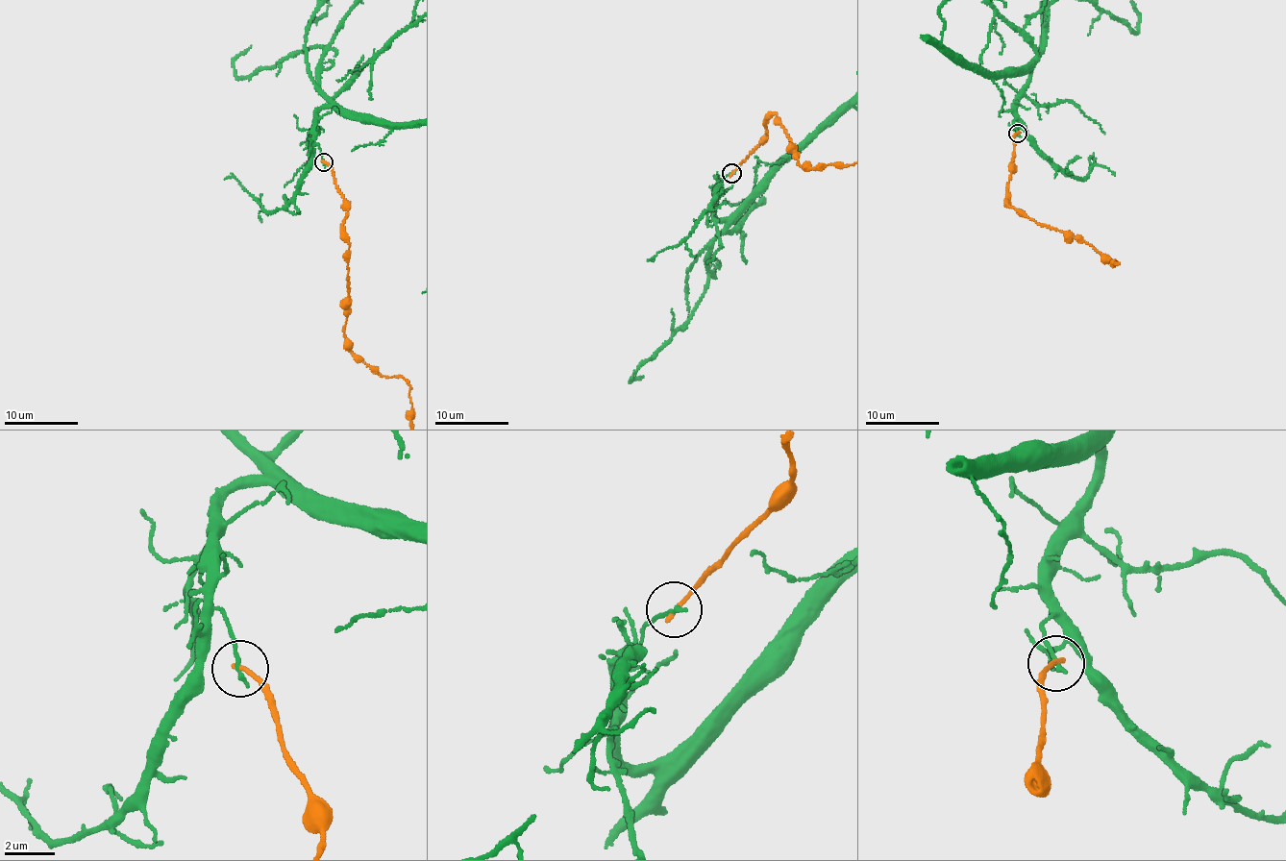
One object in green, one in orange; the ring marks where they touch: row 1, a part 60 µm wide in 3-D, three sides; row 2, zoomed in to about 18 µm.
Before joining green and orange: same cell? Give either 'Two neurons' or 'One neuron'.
Two neurons

